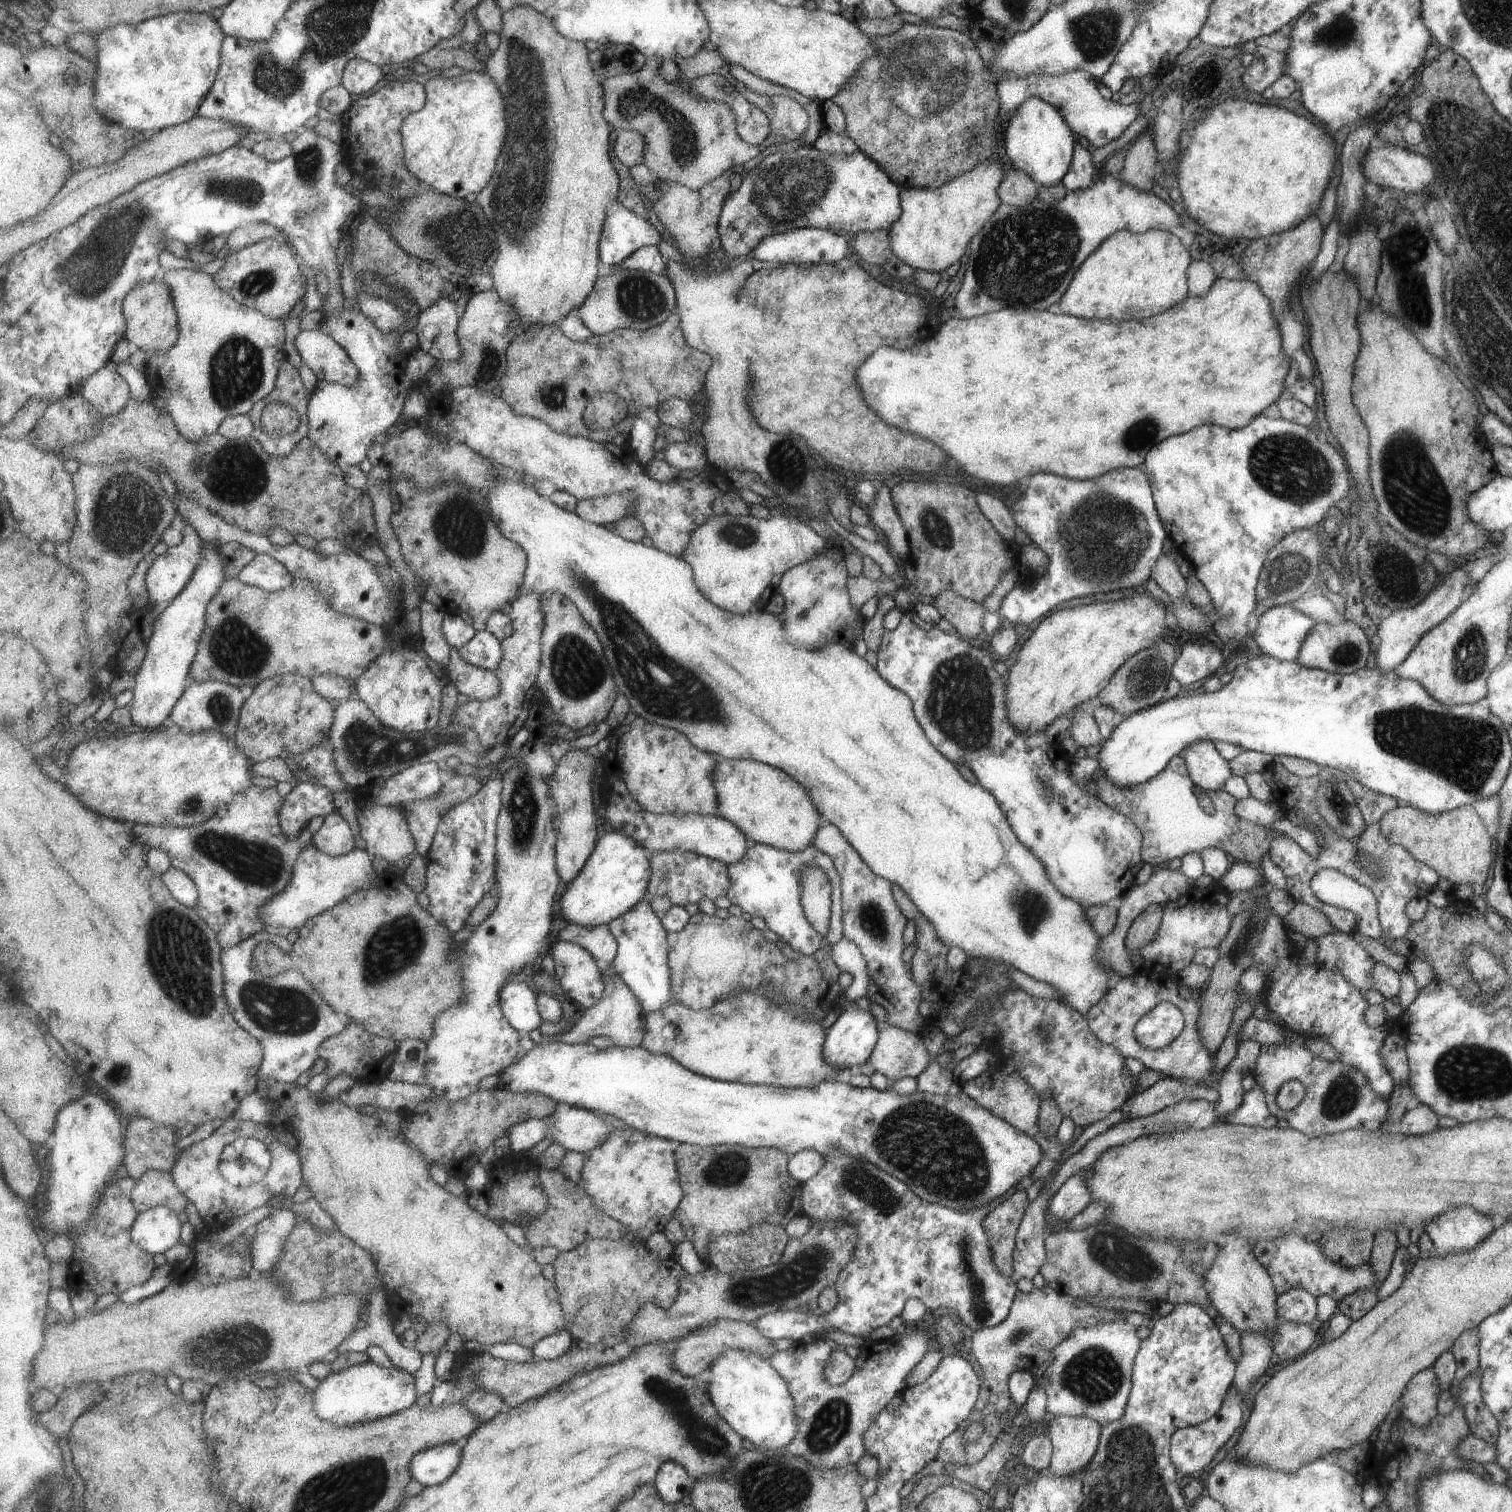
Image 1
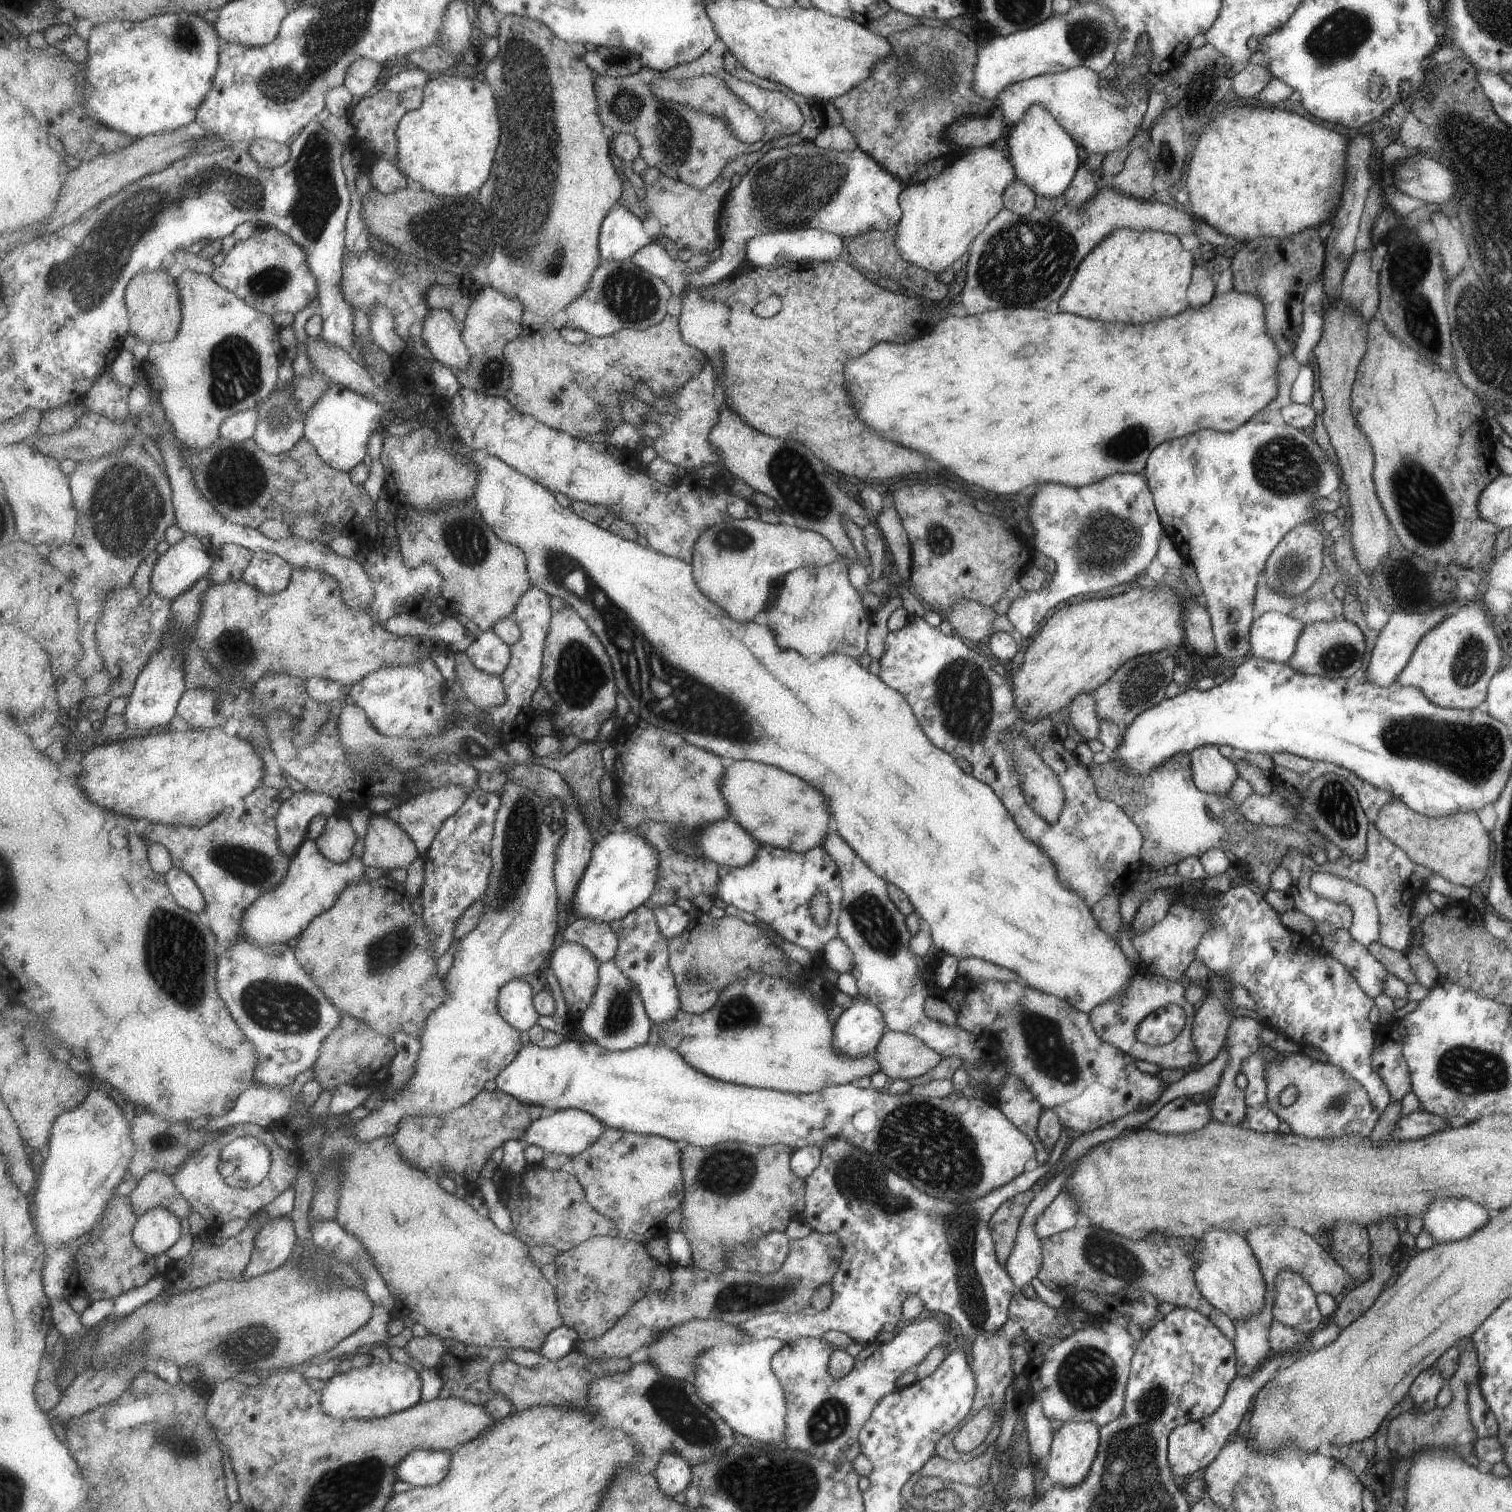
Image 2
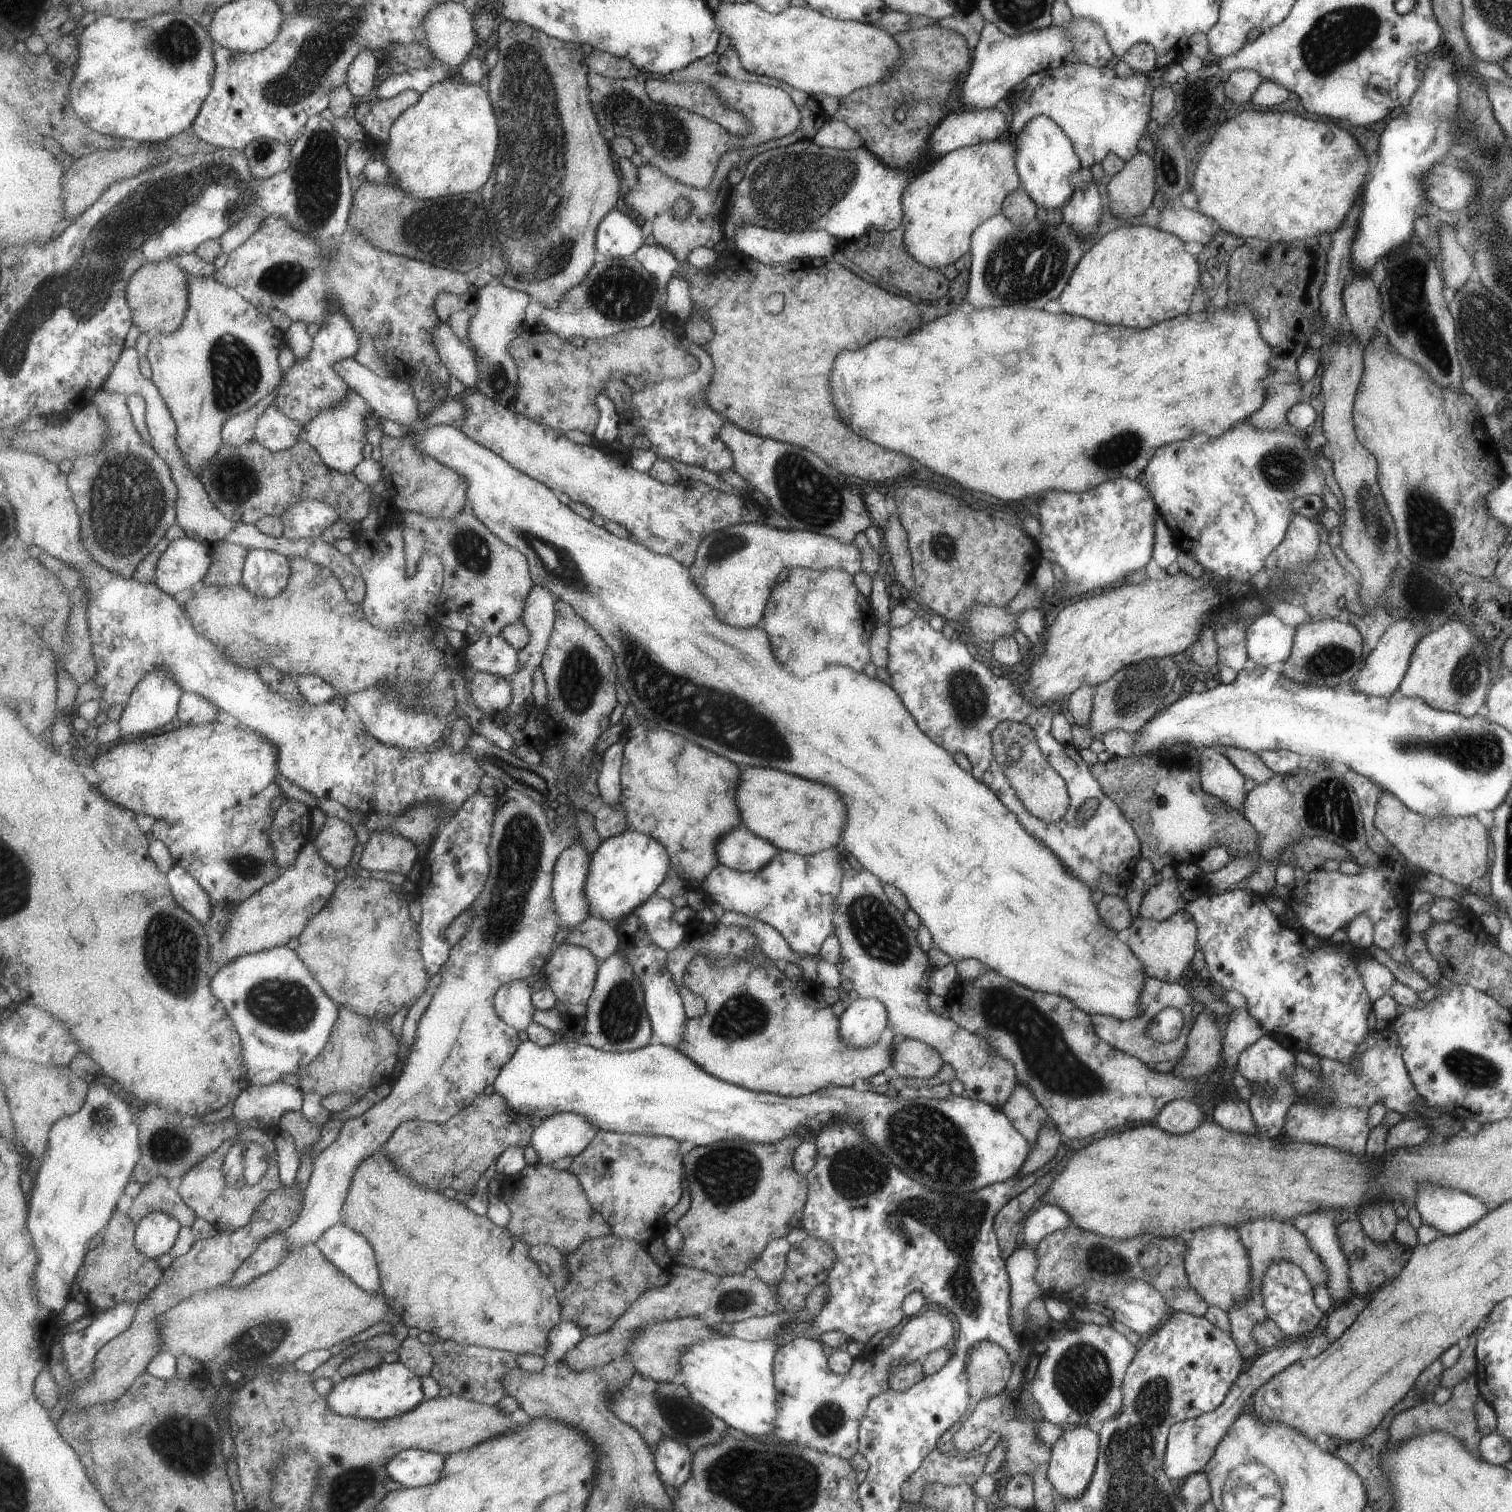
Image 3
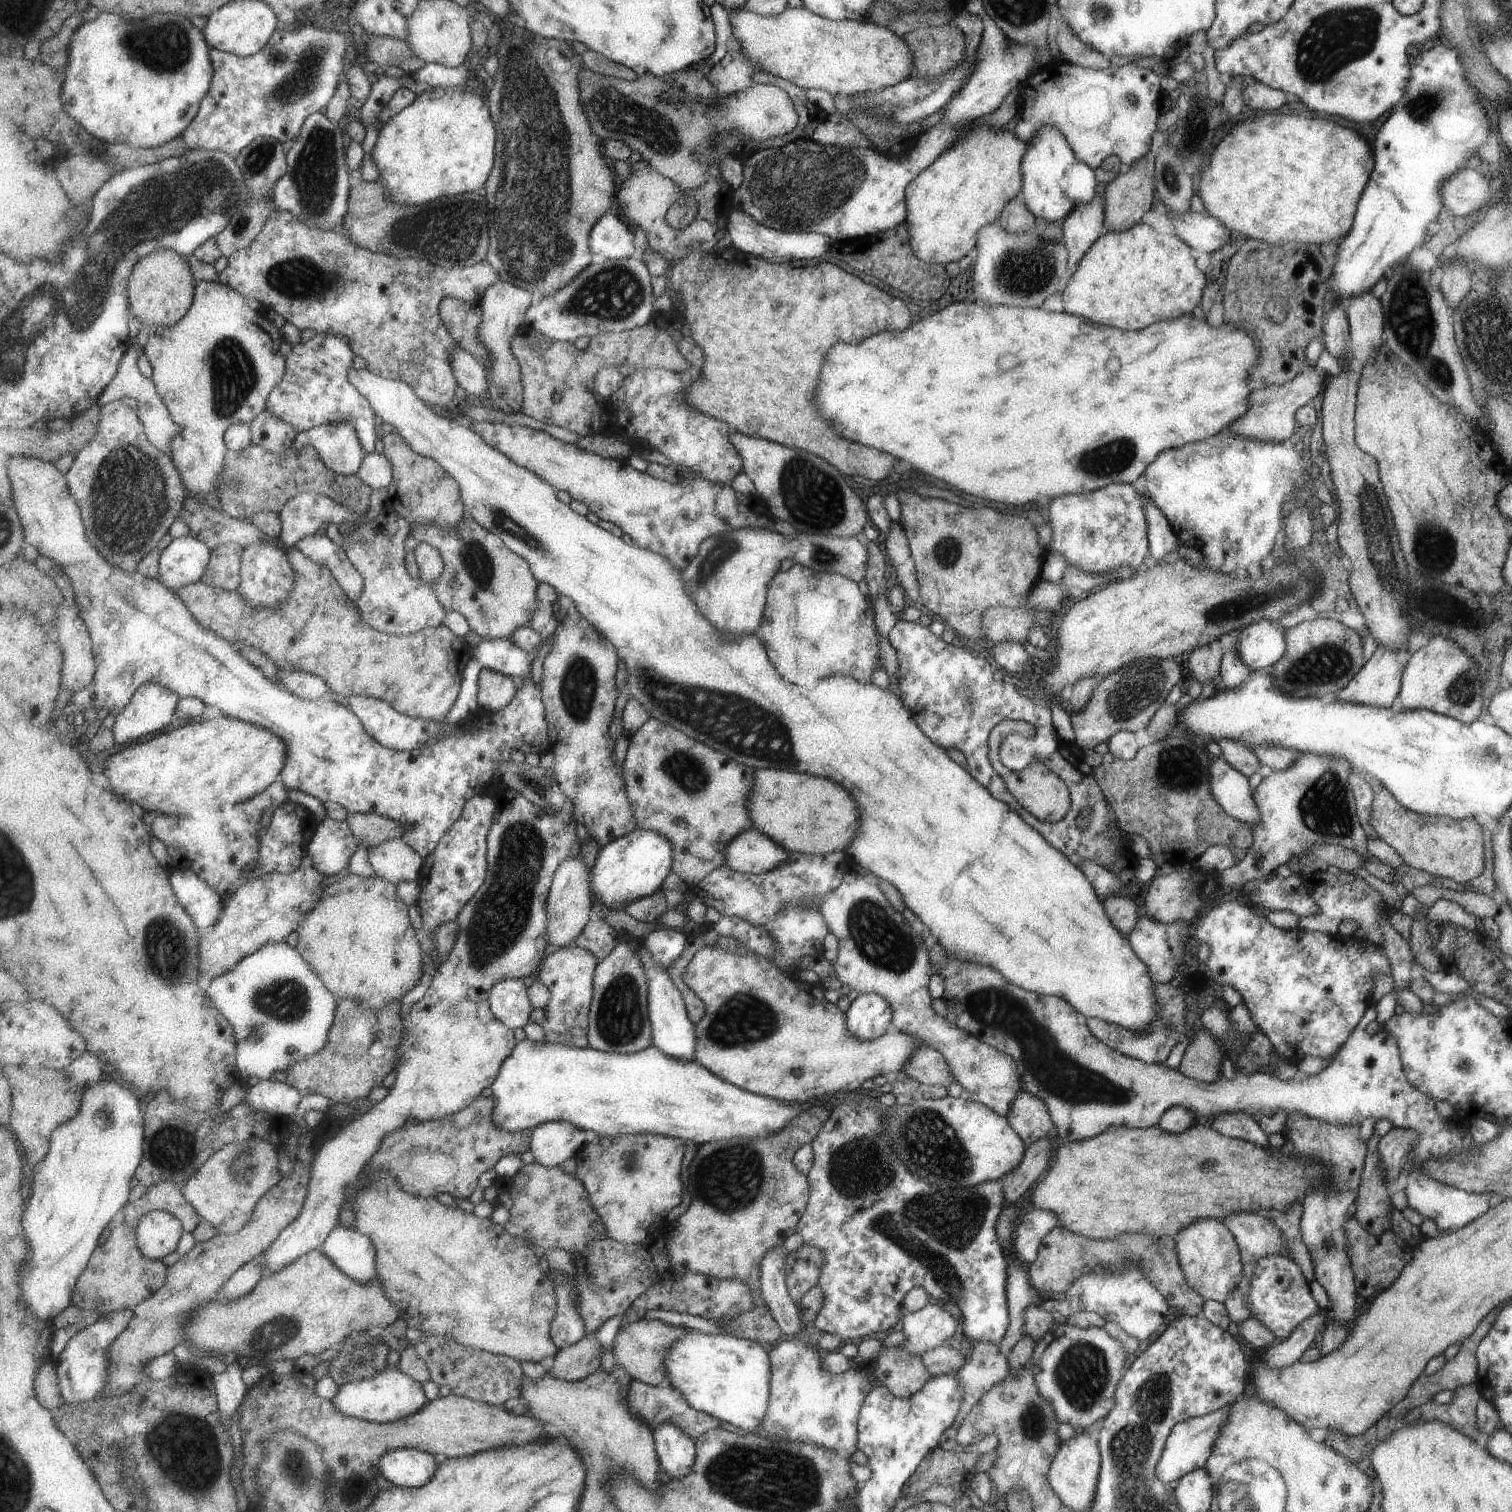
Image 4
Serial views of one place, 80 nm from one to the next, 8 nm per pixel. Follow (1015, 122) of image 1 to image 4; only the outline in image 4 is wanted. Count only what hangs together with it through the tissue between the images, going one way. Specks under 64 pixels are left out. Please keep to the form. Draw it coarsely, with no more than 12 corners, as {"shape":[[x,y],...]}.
{"shape":[[1041,125],[1020,162],[1019,195],[1033,218],[1059,223],[1074,206],[1062,186],[1076,161]]}

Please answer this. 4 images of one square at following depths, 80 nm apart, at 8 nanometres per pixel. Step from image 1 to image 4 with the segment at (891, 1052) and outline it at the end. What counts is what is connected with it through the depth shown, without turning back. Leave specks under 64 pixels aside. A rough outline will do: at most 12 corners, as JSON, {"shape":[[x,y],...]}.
{"shape":[[921,1045],[899,1072],[923,1085],[953,1081],[944,1056]]}

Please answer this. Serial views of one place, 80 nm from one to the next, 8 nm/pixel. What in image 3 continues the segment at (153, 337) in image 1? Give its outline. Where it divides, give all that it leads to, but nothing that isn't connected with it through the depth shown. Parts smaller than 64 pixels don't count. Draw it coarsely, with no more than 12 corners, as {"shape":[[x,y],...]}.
{"shape":[[143,265],[128,284],[135,326],[175,333],[189,308],[189,274]]}

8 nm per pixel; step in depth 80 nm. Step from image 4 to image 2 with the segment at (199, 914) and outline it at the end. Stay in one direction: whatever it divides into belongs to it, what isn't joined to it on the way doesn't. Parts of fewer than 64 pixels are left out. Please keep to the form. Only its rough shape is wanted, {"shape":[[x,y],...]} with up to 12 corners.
{"shape":[[174,866],[166,880],[181,907],[195,914],[207,898],[188,872]]}

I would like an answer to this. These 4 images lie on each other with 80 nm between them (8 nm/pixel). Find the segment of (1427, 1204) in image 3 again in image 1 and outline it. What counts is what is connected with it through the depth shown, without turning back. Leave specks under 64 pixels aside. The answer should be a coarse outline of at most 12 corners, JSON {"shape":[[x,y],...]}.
{"shape":[[1468,1206],[1448,1209],[1424,1231],[1433,1254],[1471,1250],[1493,1231]]}

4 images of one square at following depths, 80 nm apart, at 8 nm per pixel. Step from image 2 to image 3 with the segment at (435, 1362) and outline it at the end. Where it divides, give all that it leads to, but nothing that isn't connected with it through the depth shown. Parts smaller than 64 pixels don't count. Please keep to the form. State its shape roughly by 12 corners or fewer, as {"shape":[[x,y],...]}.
{"shape":[[406,1337],[399,1360],[421,1378],[432,1372],[432,1346]]}

